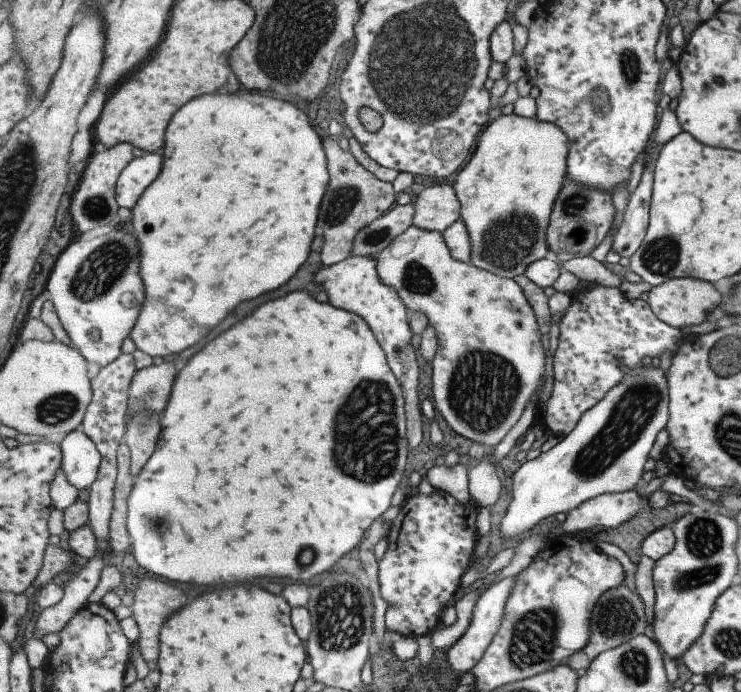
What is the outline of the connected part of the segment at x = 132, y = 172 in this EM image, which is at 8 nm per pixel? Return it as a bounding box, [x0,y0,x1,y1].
[116,153,163,210]

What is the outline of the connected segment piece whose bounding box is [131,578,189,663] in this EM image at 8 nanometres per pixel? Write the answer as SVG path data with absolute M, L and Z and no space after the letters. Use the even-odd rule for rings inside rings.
M145 578L138 584L134 592L131 616L135 617L138 622L140 639L137 642L140 654L147 663L159 660L159 632L171 614L181 610L187 602L189 602L187 594L179 586L175 586L171 582L163 582L161 578Z

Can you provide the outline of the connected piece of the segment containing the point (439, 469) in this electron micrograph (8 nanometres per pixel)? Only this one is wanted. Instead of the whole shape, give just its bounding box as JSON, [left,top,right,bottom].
[425,464,473,505]

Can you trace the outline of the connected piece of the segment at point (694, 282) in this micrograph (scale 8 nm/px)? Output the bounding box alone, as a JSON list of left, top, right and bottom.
[648,277,723,328]

